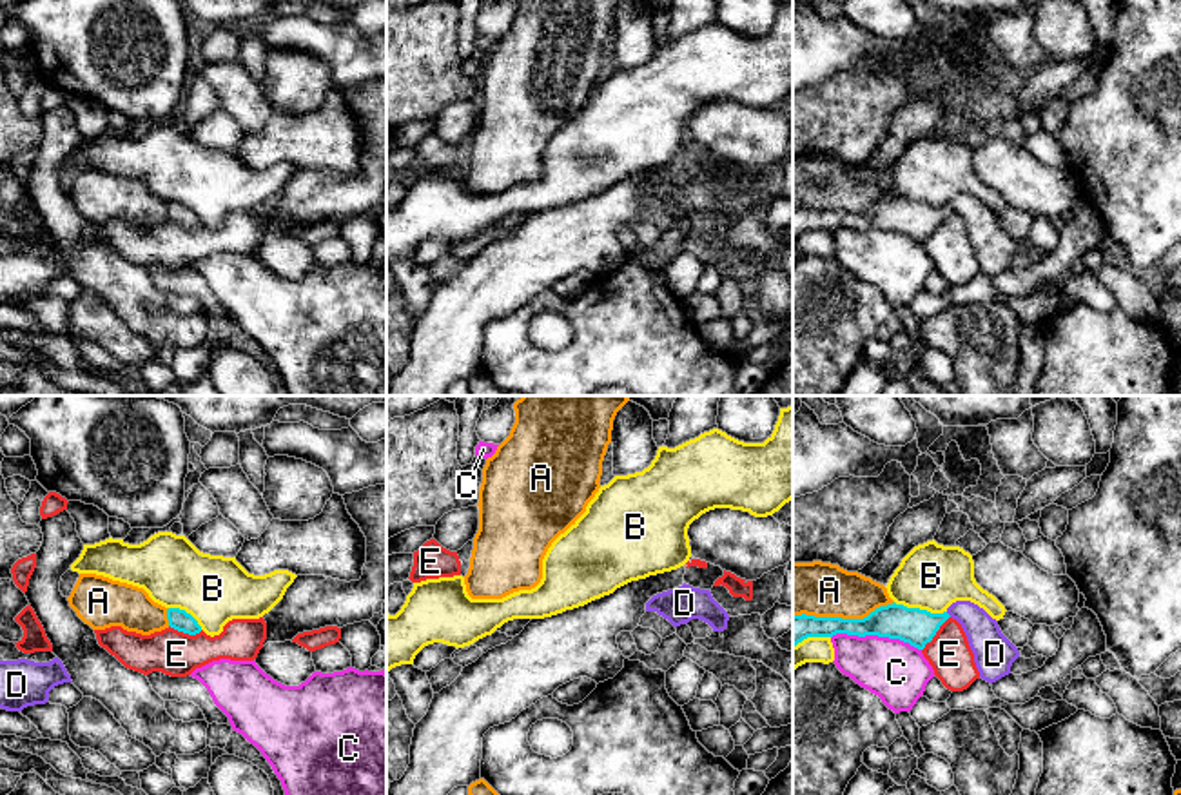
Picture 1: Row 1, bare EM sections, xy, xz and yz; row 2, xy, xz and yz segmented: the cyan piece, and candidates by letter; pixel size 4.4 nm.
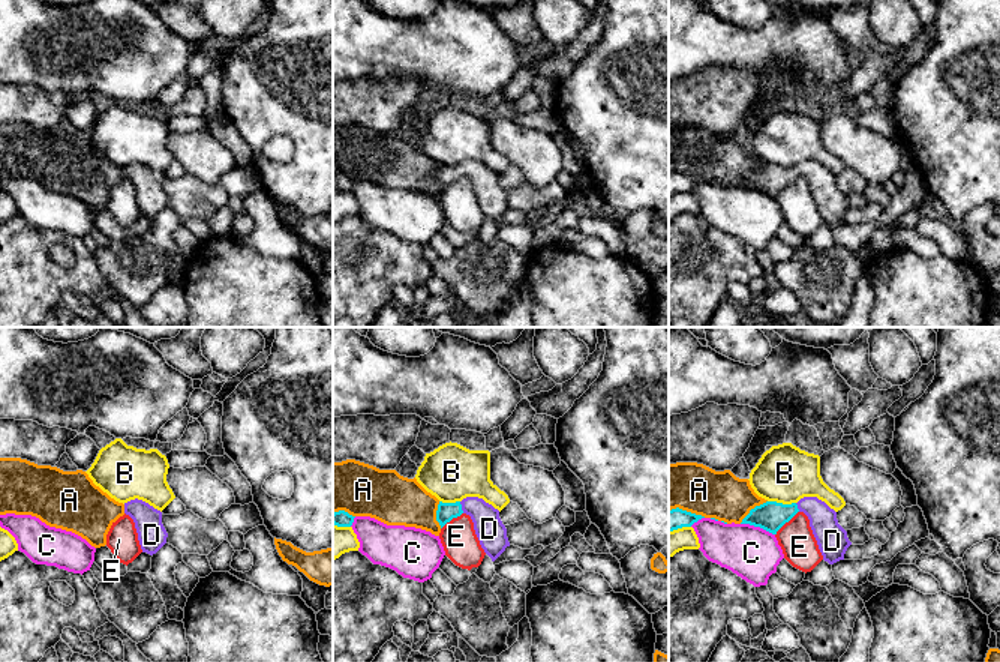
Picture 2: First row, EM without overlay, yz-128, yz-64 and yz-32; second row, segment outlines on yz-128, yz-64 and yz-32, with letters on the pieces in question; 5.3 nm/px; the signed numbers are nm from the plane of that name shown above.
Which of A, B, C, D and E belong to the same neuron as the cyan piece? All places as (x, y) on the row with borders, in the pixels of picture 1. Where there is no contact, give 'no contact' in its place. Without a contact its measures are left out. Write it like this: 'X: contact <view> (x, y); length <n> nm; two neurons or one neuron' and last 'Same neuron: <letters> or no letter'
A: contact yz (840, 618); length 460 nm; two neurons
B: contact yz (918, 608); length 240 nm; two neurons
C: contact yz (877, 634); length 400 nm; two neurons
D: contact yz (947, 614); length 40 nm; one neuron
E: contact yz (935, 634); length 200 nm; two neurons
Same neuron: D

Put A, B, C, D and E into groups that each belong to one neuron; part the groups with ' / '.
A / B / C / D / E

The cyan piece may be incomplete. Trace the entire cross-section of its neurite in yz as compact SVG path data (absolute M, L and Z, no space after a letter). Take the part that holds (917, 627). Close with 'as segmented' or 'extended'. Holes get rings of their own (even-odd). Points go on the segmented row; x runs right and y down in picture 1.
M956 601L943 613L893 603L864 619L793 615L793 646L807 637L847 633L900 639L923 650L949 617L961 624L983 681L992 684L1010 673L1012 662L1020 657L1018 648L1001 633L998 621L971 601Z; extended

